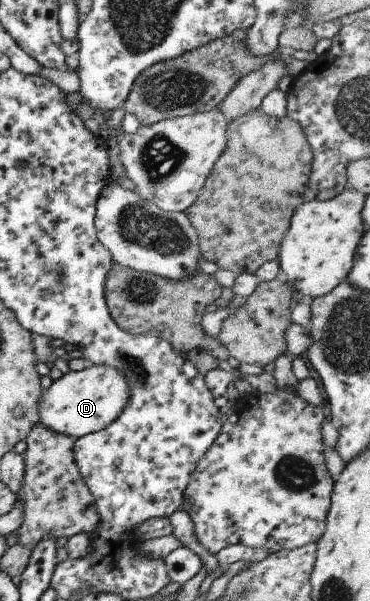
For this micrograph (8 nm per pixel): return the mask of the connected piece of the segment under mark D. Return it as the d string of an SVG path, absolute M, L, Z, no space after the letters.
M104 365L86 366L79 371L69 371L60 375L45 390L41 391L37 402L38 424L52 429L54 432L72 437L74 440L88 433L105 429L123 411L130 396L126 377L115 368Z

